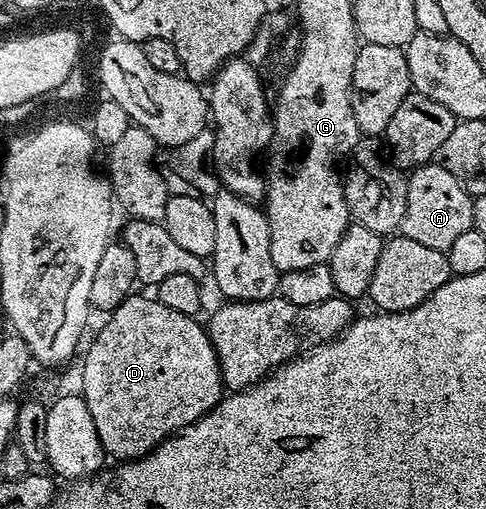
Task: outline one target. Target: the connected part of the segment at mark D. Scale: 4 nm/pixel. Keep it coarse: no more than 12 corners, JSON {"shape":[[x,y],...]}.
{"shape":[[141,292],[109,311],[80,393],[114,460],[224,397],[207,327]]}

